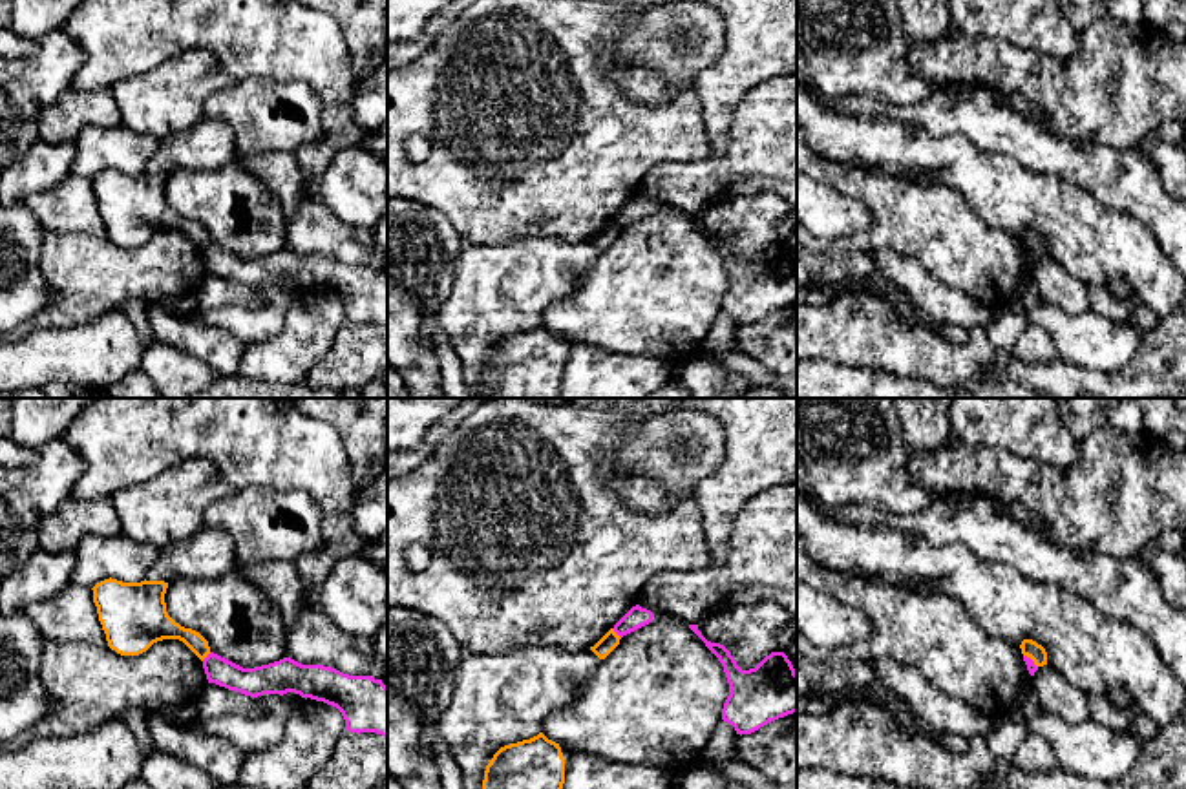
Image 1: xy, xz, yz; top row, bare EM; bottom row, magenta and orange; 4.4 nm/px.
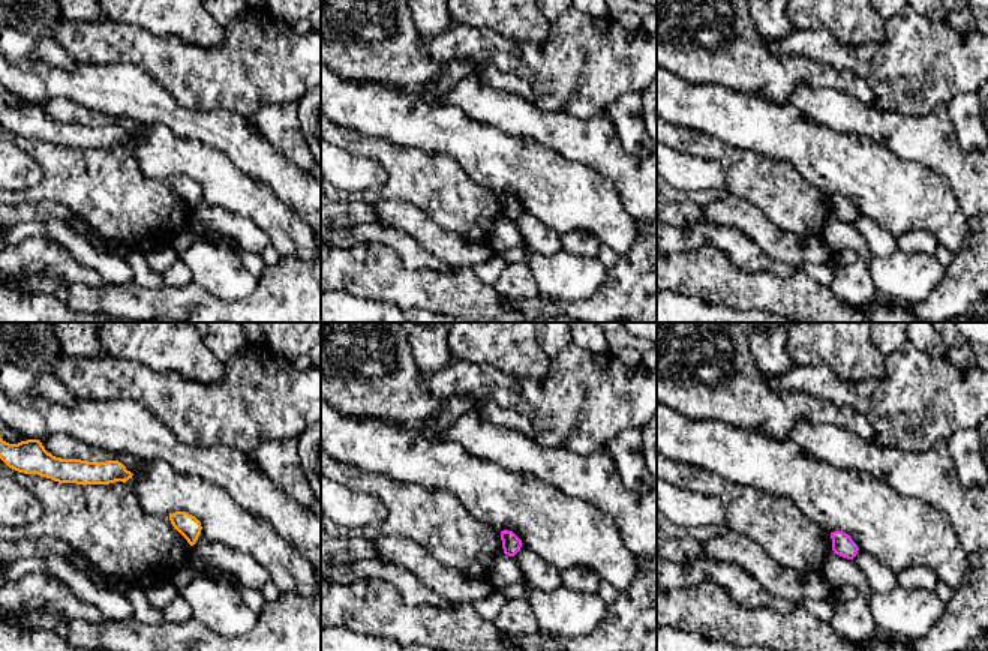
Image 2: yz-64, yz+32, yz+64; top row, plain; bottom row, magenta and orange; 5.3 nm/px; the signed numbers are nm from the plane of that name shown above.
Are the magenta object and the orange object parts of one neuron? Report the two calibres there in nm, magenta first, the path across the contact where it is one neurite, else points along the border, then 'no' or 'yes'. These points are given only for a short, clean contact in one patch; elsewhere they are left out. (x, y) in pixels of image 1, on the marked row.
90/80 nm | along xz (613, 629), (620, 638) | no

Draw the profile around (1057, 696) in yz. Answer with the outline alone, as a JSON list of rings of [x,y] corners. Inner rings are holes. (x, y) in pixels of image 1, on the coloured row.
[[[1049,665],[1038,667],[1034,672],[1032,690],[1045,712],[1056,714],[1073,725],[1091,718],[1089,696],[1067,683]]]

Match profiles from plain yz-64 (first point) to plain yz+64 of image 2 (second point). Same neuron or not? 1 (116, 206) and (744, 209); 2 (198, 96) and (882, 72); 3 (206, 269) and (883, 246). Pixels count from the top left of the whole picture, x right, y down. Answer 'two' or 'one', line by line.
1: two
2: one
3: two

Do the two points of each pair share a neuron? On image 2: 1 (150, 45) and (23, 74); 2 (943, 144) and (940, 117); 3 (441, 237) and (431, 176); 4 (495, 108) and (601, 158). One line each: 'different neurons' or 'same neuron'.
1: different neurons
2: same neuron
3: different neurons
4: same neuron

